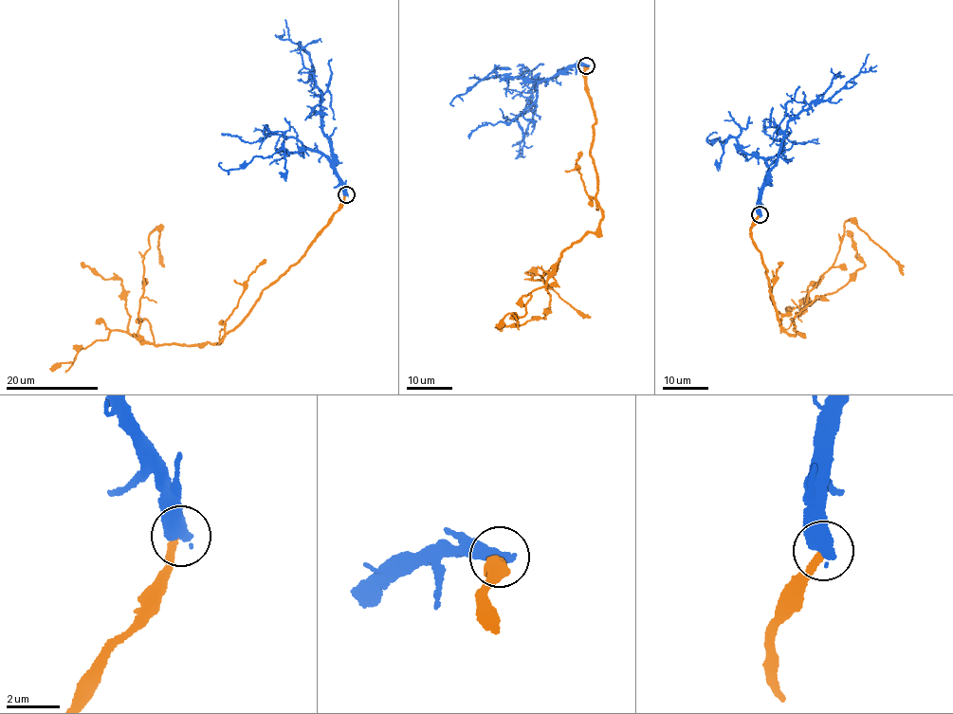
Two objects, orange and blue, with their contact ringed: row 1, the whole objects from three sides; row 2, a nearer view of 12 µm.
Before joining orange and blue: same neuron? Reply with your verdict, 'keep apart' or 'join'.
keep apart

